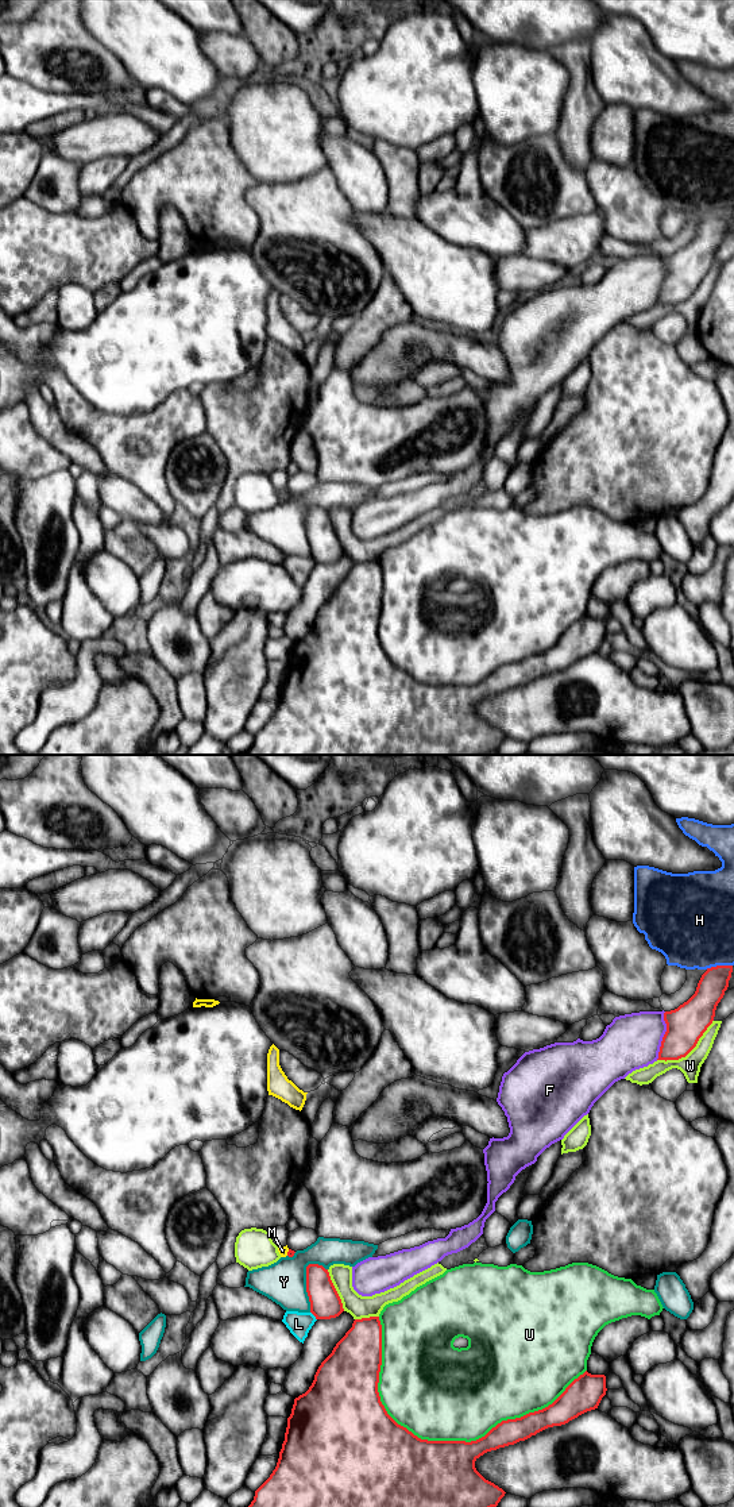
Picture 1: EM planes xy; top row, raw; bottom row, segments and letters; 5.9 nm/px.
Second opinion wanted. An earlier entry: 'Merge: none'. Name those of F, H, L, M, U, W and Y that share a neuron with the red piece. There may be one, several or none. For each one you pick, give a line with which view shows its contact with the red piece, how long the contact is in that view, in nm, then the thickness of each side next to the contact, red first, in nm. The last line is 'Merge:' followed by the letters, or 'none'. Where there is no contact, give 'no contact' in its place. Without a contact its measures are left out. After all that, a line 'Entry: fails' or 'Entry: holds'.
Merge: none
Entry: holds

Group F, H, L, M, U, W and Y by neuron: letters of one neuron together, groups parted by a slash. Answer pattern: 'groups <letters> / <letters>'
groups F / H / L / M / U / W / Y

